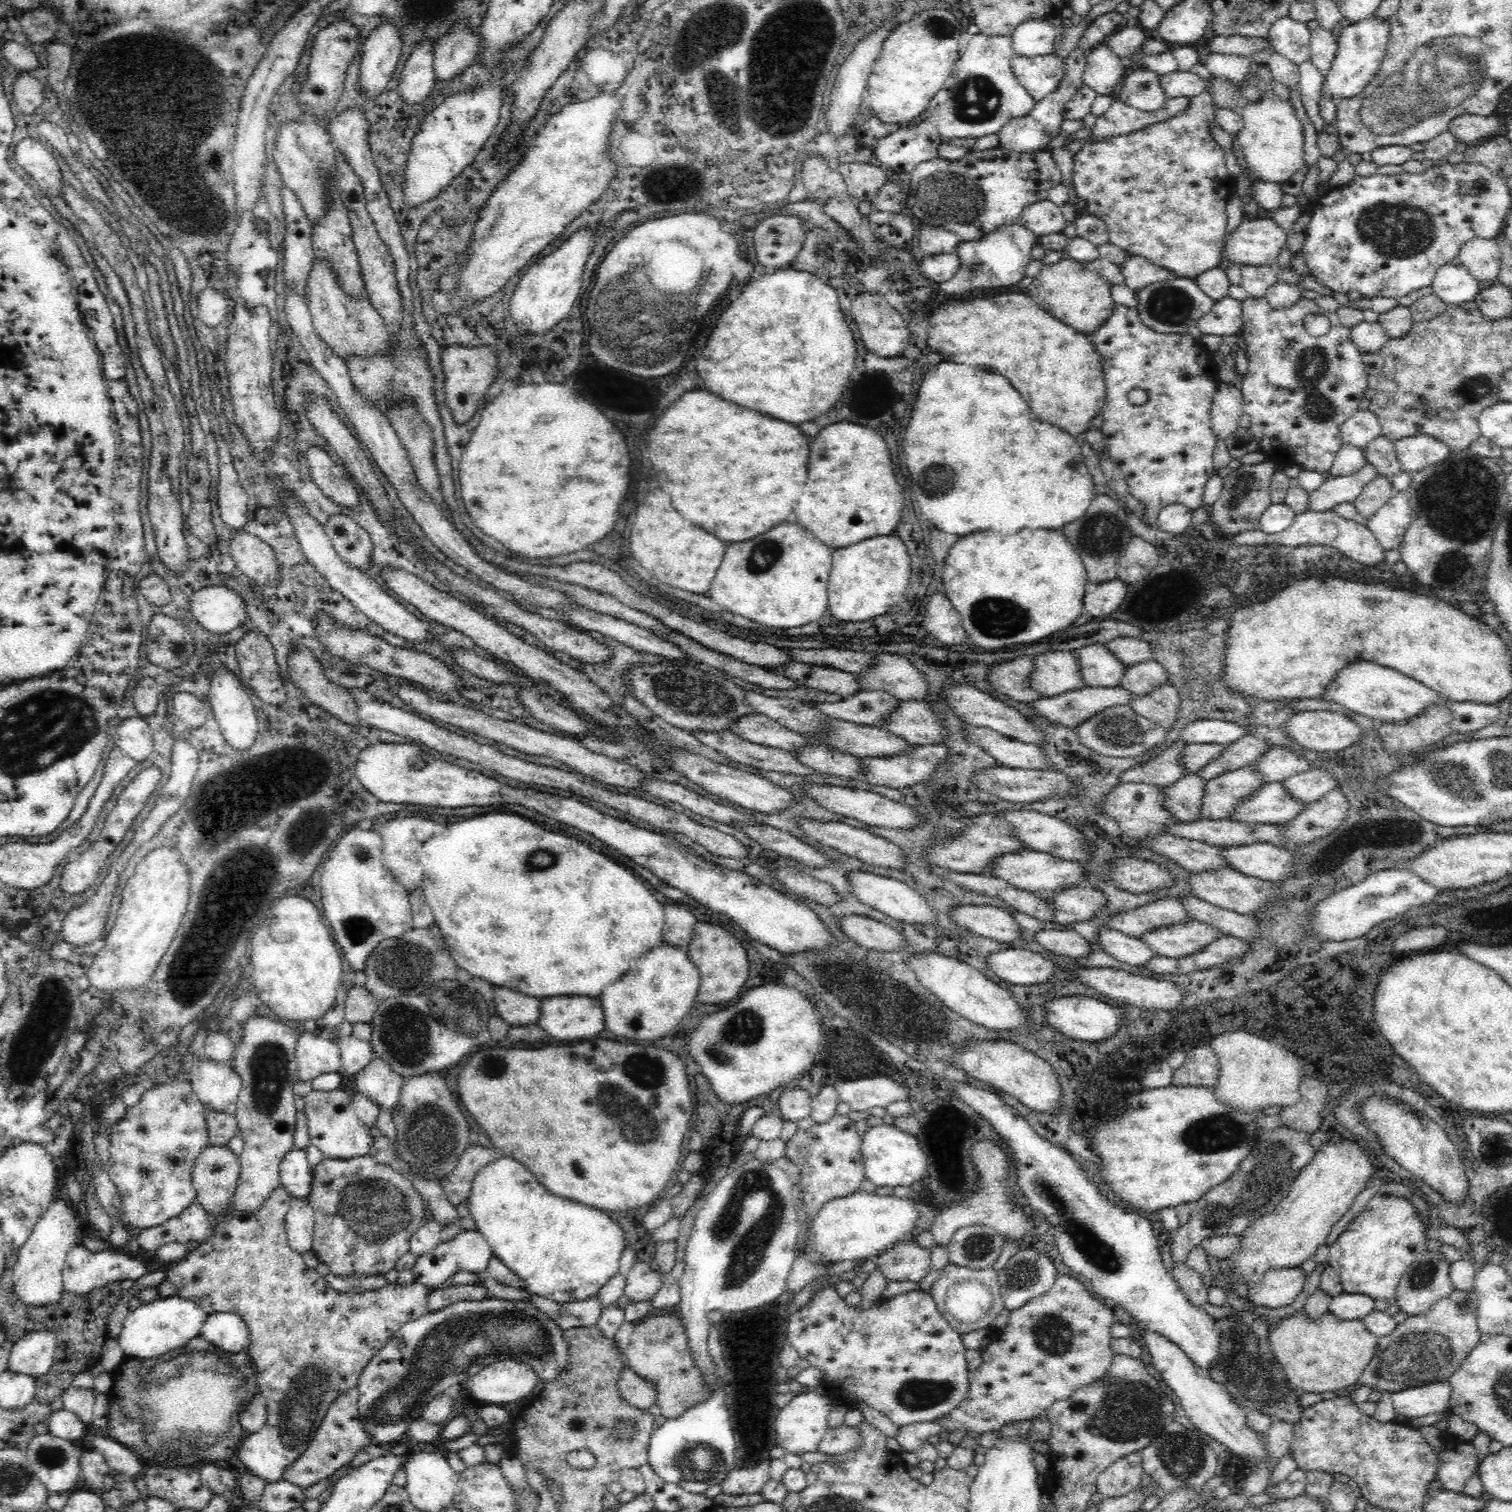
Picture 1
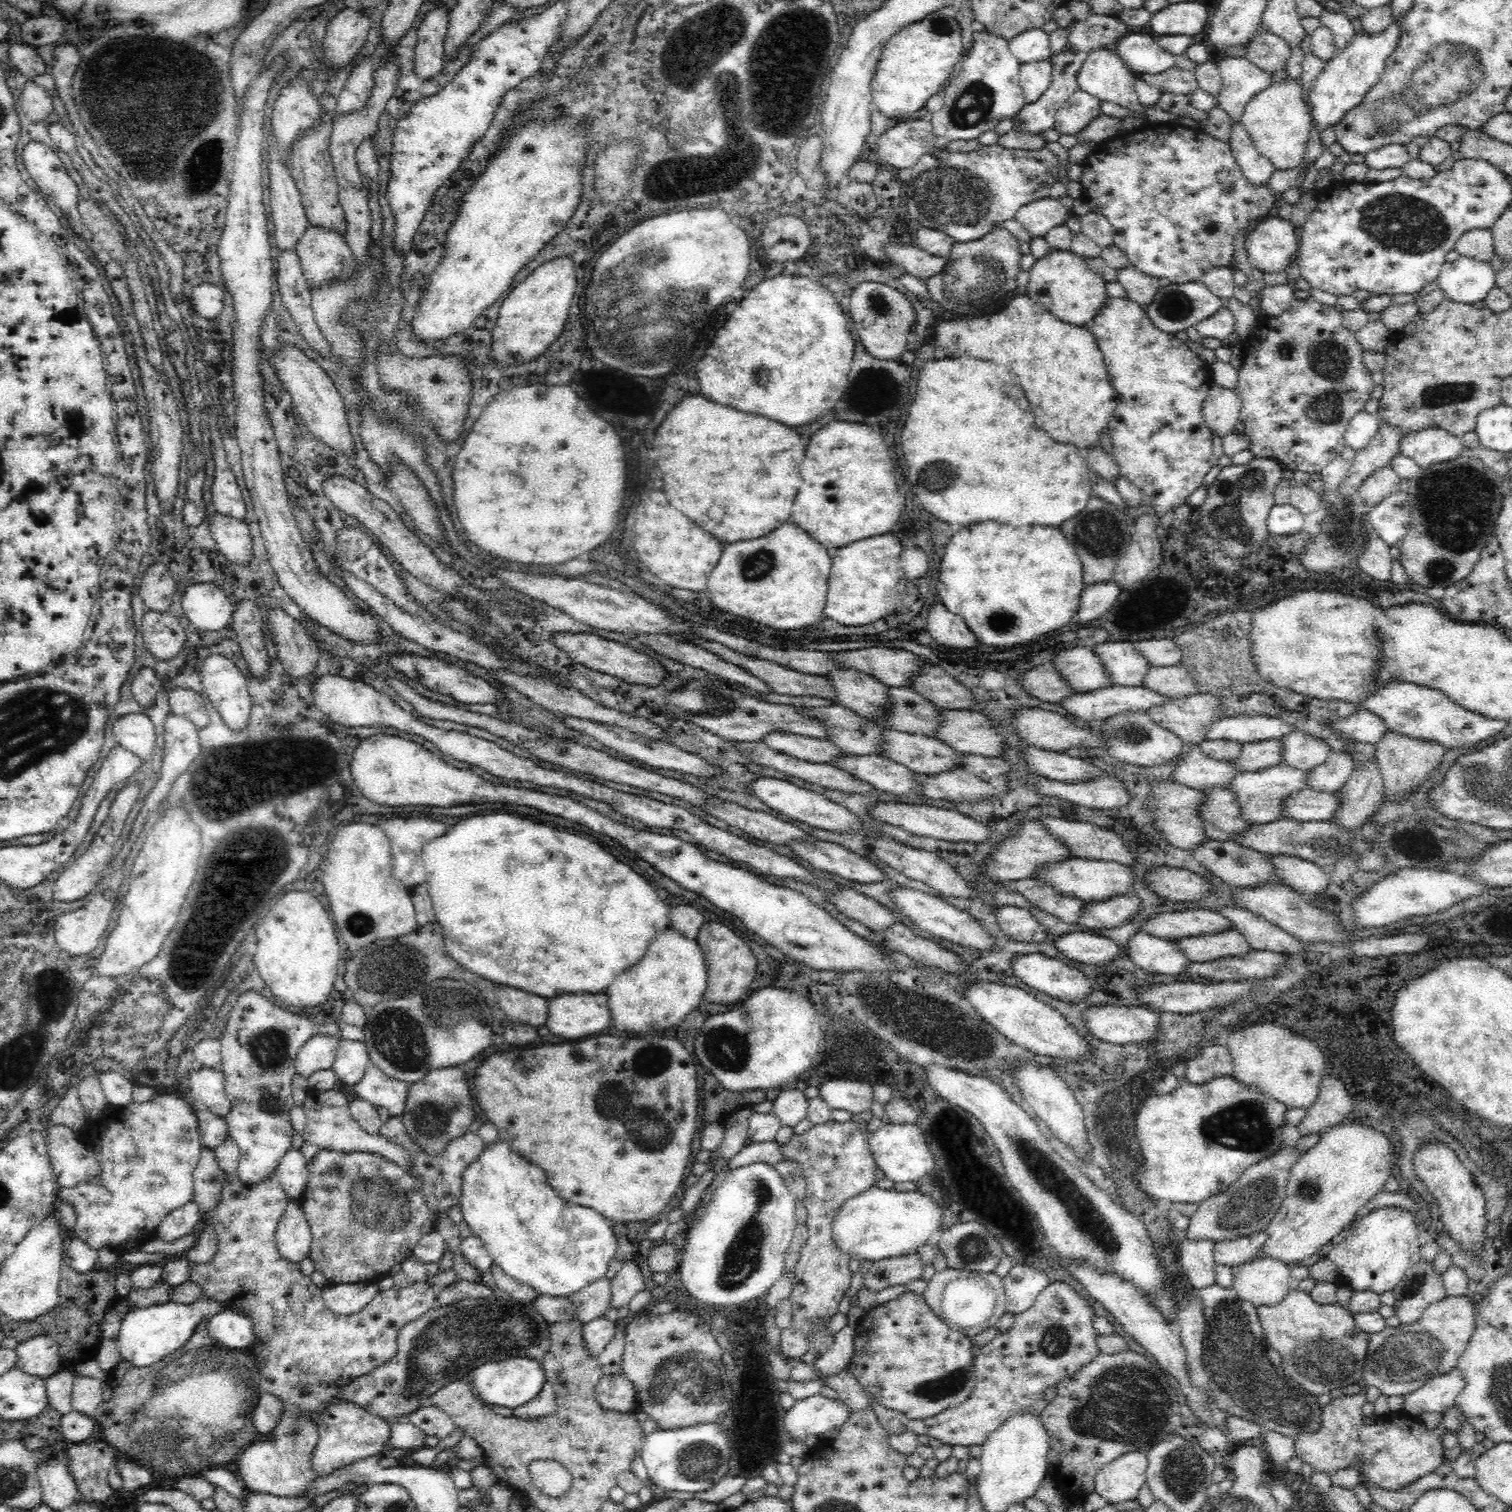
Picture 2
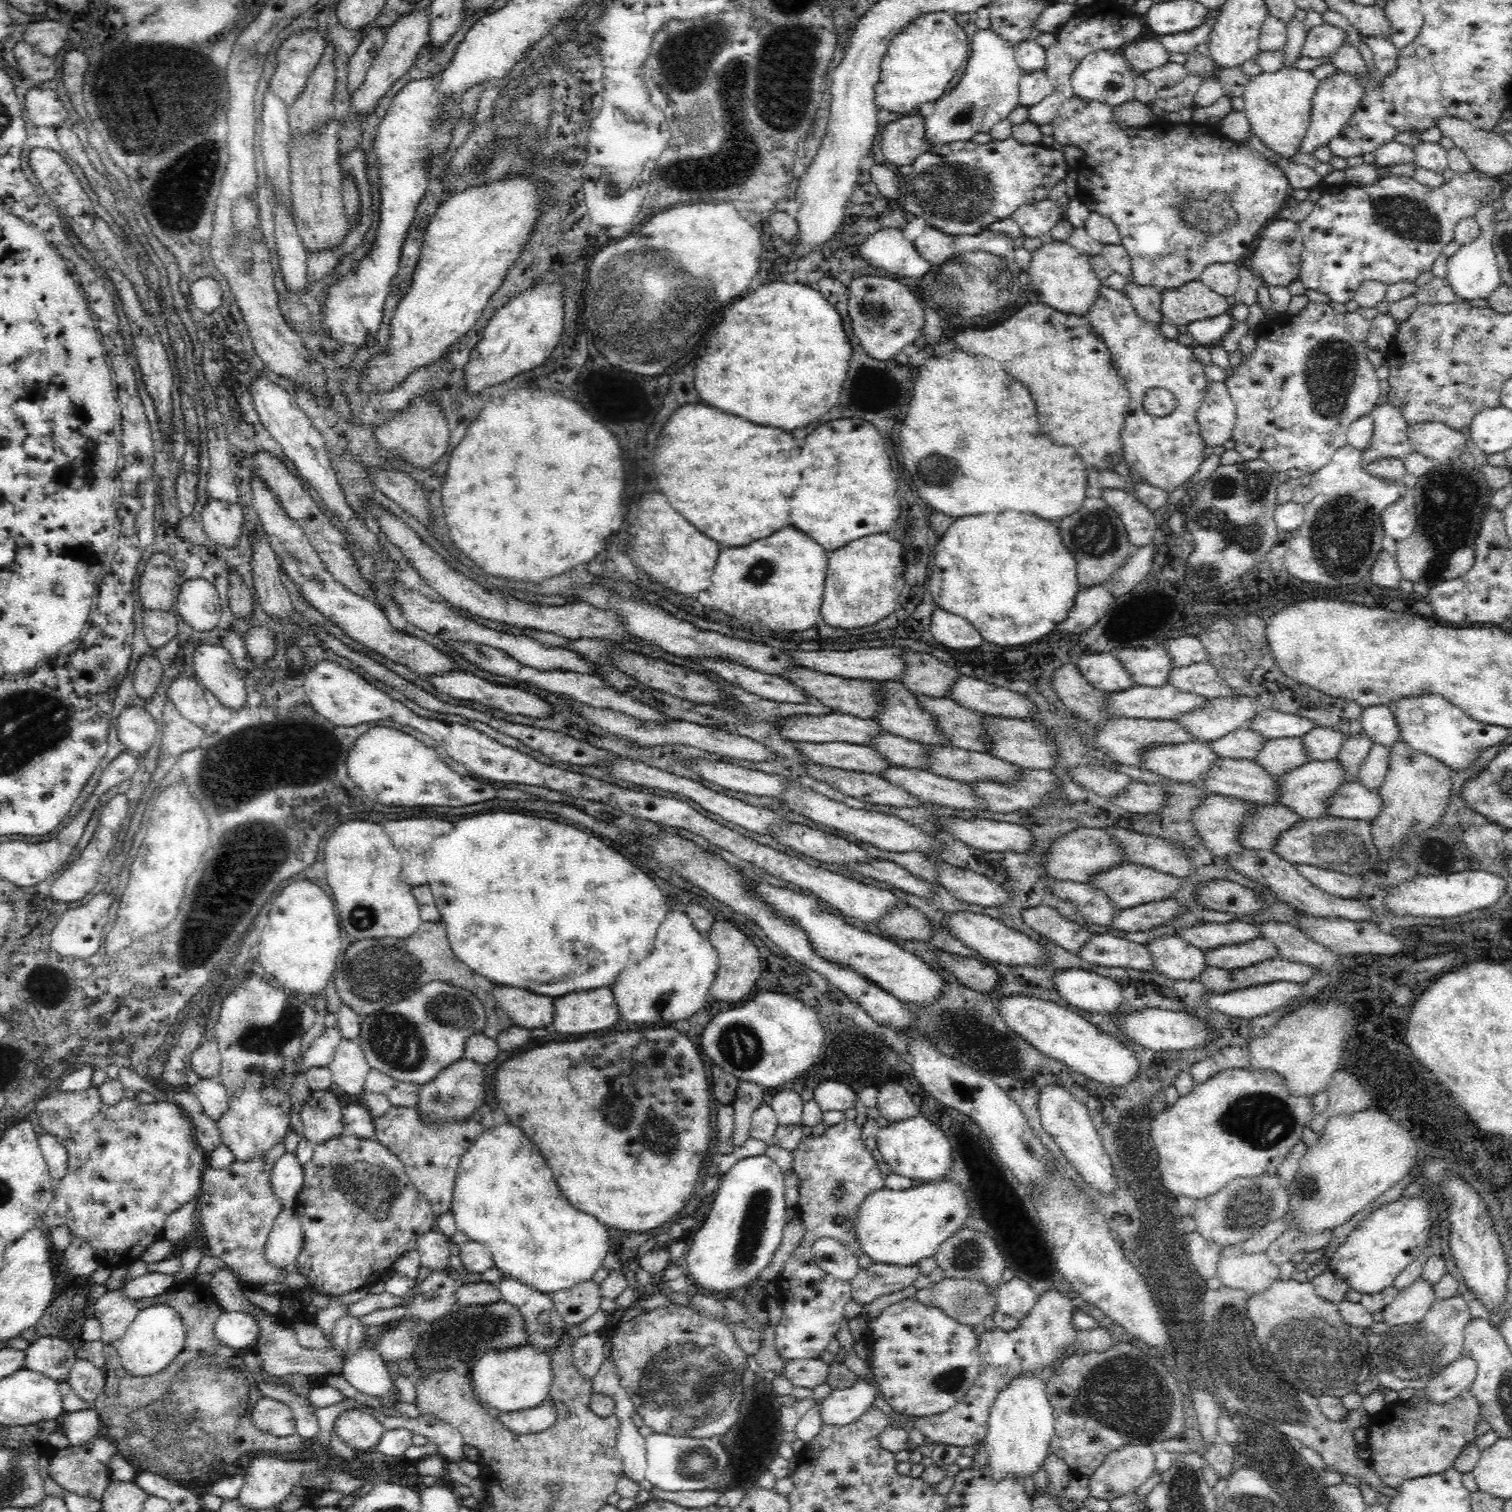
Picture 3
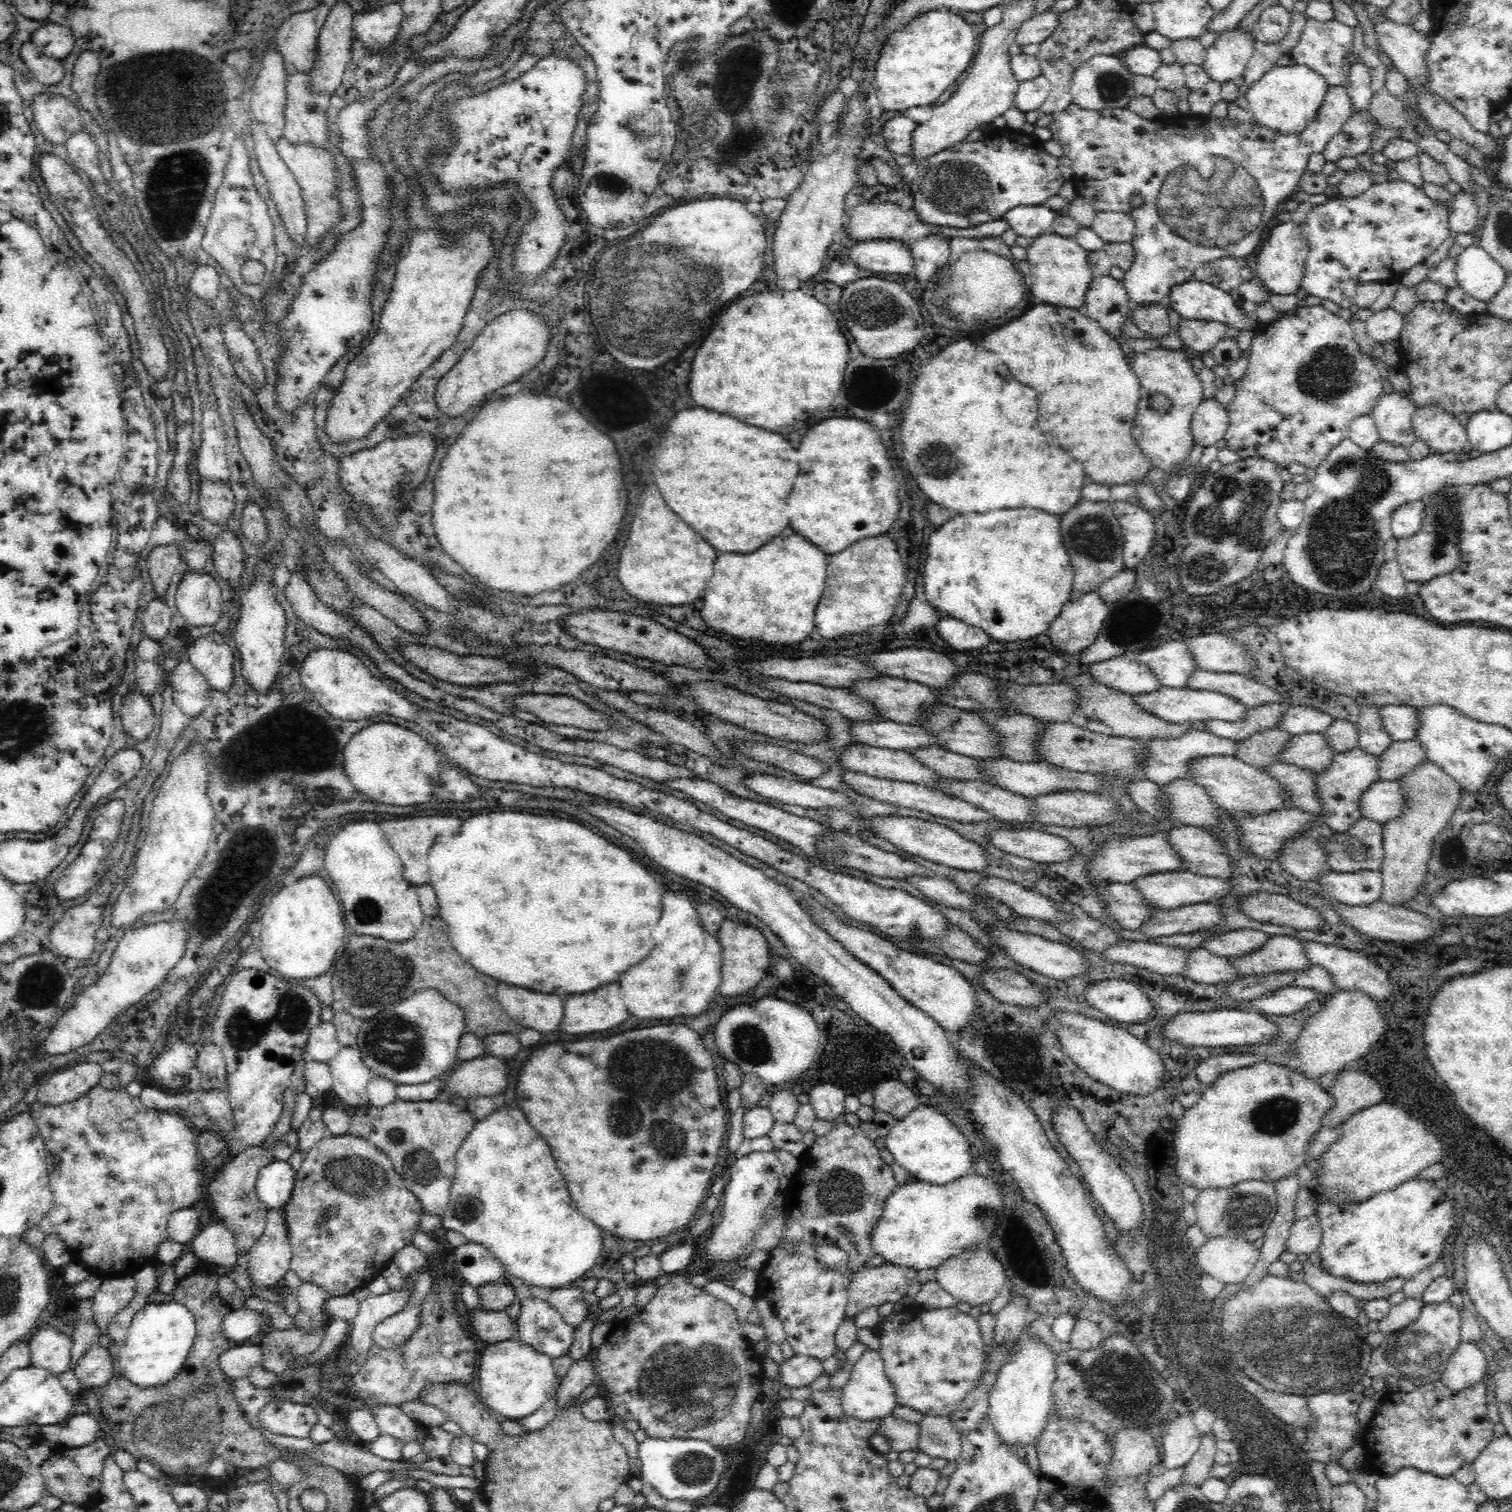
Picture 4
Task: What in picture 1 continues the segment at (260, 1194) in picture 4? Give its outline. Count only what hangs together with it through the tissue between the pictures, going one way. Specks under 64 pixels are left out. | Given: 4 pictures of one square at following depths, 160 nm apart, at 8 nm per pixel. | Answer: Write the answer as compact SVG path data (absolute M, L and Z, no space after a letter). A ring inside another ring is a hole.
M305 1149L289 1150L280 1163L279 1173L281 1186L293 1197L308 1199L312 1190L313 1167Z

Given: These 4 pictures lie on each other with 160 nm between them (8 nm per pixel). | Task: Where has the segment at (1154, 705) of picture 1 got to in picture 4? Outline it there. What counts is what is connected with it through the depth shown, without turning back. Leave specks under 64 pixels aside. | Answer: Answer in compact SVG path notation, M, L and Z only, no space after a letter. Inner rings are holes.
M1266 702L1258 704L1254 708L1246 709L1246 714L1240 720L1228 722L1227 720L1207 720L1205 730L1215 734L1218 738L1227 738L1232 740L1242 740L1248 738L1260 730L1268 728L1274 729L1274 724L1286 712L1290 706L1286 703Z

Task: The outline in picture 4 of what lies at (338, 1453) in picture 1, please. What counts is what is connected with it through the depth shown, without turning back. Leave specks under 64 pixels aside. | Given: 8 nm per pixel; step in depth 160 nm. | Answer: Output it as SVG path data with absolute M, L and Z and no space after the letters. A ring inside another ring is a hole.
M436 1278L436 1290L440 1290L438 1298L430 1292L424 1302L422 1326L414 1331L414 1336L400 1346L398 1350L389 1352L381 1350L375 1343L359 1371L352 1376L357 1390L361 1392L362 1401L355 1404L346 1416L348 1430L354 1434L358 1443L372 1442L379 1435L379 1429L372 1411L372 1406L392 1405L400 1407L402 1402L416 1401L424 1386L432 1382L461 1382L474 1386L474 1370L478 1364L478 1348L474 1338L470 1338L460 1324L460 1308L454 1306L454 1284L450 1278Z

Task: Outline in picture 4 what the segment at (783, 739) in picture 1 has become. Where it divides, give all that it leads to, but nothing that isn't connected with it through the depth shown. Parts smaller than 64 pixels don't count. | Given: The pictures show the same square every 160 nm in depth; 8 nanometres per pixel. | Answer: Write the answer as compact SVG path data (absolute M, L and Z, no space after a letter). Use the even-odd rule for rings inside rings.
M855 743L838 752L838 763L847 770L868 776L900 782L912 782L927 787L940 780L940 775L922 765L914 755L901 750L876 748Z

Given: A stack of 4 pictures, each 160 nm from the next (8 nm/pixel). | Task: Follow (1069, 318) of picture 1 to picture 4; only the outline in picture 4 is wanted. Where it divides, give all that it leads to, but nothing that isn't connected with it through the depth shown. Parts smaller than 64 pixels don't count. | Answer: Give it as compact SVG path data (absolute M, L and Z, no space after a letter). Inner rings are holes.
M1046 233L1037 236L1025 249L1031 268L1032 287L1029 292L1034 300L1053 307L1070 307L1076 310L1085 305L1085 294L1094 276L1088 264L1088 252L1084 248L1072 238Z

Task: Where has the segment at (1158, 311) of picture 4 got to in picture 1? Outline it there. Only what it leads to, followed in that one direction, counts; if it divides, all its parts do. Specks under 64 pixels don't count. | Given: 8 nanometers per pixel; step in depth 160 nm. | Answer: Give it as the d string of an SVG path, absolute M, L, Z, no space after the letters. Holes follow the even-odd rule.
M1140 254L1130 255L1120 265L1125 284L1132 290L1140 290L1153 282L1163 281L1172 272L1153 264Z

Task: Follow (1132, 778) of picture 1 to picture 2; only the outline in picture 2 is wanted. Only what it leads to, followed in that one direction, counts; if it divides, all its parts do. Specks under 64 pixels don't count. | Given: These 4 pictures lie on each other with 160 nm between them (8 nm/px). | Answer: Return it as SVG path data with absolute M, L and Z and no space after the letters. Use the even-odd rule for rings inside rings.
M1194 743L1188 744L1186 752L1176 761L1170 780L1202 791L1206 786L1226 786L1238 773L1232 761L1215 761L1206 757Z

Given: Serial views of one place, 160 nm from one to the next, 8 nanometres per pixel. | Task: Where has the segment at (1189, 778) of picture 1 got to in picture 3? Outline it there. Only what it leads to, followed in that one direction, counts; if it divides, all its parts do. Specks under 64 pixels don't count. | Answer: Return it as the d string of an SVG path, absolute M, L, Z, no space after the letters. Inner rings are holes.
M1242 799L1238 800L1247 806L1247 812L1243 815L1243 822L1239 825L1239 834L1237 835L1237 842L1243 848L1272 851L1272 844L1276 843L1280 834L1292 829L1292 826L1301 822L1298 815L1284 806L1254 803L1252 801L1242 801Z

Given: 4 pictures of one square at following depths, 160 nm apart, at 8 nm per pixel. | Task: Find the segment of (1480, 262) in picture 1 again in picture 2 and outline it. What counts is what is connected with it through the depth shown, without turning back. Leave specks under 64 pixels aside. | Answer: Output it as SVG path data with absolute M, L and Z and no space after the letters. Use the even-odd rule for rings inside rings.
M1472 229L1465 232L1457 240L1455 250L1460 255L1490 263L1496 254L1491 229Z

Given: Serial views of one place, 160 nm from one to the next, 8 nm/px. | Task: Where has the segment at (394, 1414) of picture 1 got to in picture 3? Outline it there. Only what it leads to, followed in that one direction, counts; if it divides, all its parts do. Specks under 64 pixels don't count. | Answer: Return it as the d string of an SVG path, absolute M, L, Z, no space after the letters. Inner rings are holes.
M503 1299L490 1305L471 1305L458 1308L432 1323L421 1322L419 1342L414 1350L416 1379L424 1379L430 1373L446 1371L453 1361L470 1366L488 1351L512 1350L512 1347L530 1346L526 1319L518 1307ZM264 1382L259 1384L263 1396L280 1401L290 1407L295 1418L295 1432L302 1438L313 1440L318 1434L319 1424L316 1410L308 1396L297 1393L291 1386Z

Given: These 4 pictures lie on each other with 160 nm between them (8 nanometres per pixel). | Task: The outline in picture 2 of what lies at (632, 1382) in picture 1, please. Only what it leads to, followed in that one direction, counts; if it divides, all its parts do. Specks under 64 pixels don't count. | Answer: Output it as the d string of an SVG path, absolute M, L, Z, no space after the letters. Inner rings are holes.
M622 1372L604 1375L595 1386L595 1395L604 1410L635 1413L639 1408L636 1389Z

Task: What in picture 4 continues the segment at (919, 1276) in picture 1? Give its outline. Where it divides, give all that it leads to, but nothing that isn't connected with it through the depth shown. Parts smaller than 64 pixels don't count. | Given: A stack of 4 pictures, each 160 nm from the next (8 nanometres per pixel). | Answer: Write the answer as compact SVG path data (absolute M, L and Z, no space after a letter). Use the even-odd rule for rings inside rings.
M890 1263L864 1268L854 1273L847 1293L846 1317L886 1302L898 1303L910 1289L917 1272Z

